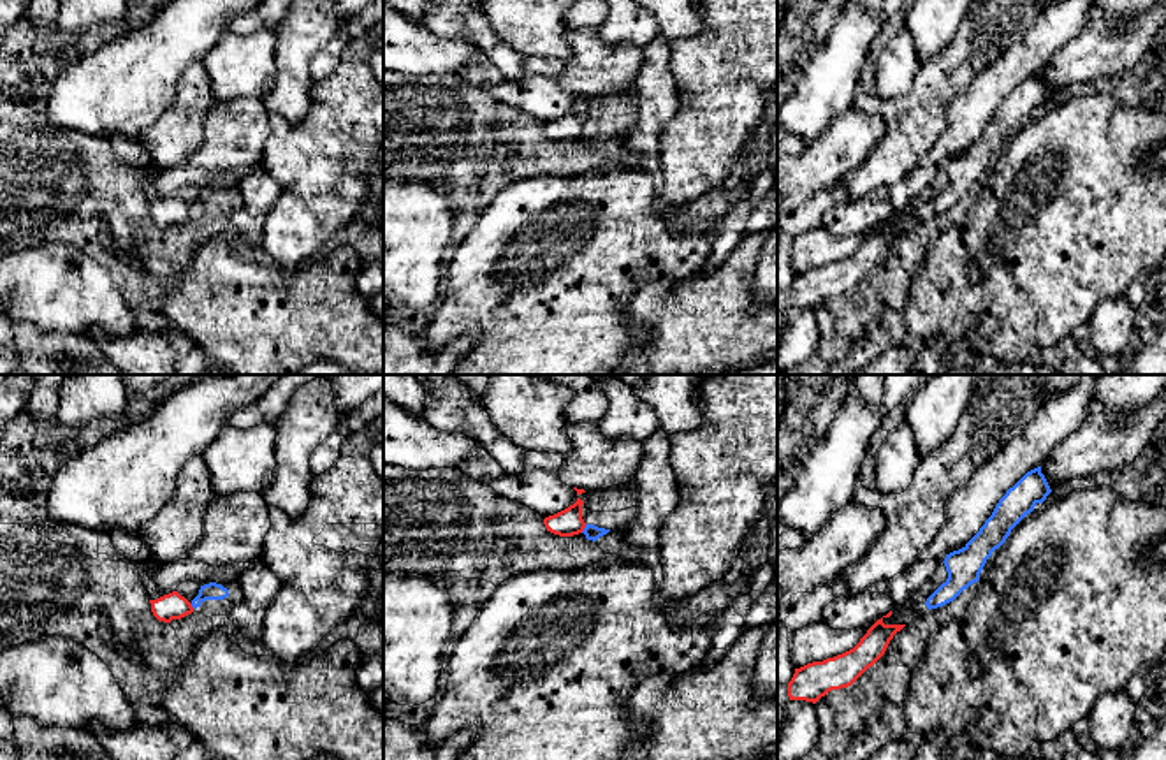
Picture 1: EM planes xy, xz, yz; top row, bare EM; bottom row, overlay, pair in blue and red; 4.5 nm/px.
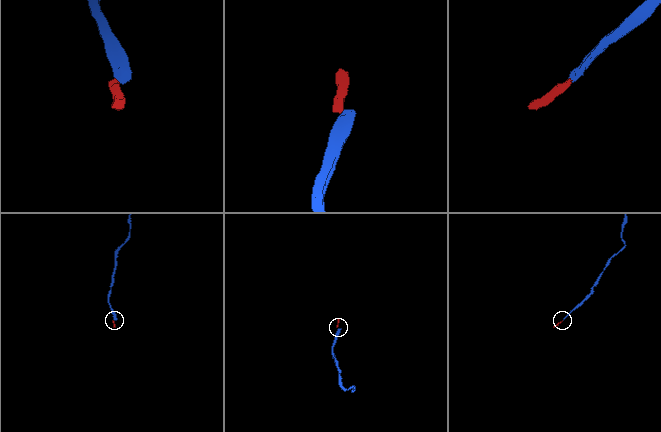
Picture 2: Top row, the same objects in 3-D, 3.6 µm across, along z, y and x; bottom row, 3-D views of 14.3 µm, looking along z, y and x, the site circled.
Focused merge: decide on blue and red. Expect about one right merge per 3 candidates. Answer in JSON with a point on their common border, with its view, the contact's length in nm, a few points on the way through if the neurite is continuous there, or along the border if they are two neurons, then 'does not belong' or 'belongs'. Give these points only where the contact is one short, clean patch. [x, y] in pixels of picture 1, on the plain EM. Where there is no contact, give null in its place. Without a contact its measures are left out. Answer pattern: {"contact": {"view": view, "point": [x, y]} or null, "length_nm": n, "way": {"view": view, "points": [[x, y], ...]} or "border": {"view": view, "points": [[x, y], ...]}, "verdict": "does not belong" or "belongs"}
{"contact": {"view": "xz", "point": [584, 134]}, "length_nm": 50, "border": {"view": "xz", "points": [[586, 131], [581, 138]]}, "verdict": "does not belong"}

